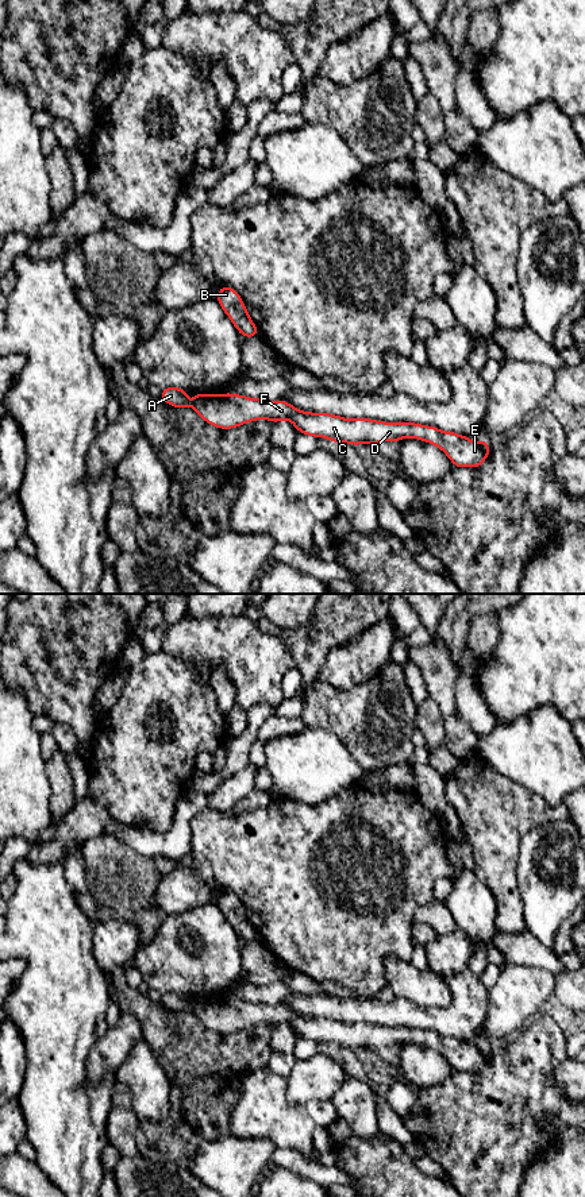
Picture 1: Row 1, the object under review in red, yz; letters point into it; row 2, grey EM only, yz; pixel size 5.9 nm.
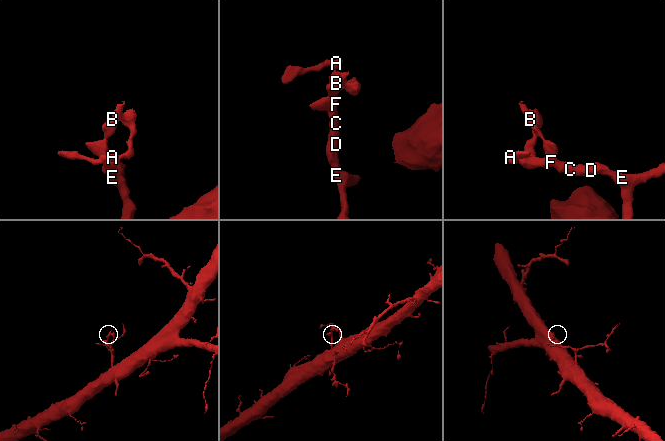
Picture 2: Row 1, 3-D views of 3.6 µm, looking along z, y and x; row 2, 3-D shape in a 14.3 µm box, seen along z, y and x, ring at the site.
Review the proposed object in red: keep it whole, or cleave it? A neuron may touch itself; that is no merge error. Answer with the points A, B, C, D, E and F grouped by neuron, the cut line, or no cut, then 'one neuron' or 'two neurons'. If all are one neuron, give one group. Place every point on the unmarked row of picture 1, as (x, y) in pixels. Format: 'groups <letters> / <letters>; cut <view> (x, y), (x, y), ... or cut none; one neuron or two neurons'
groups A / B C D E F; cut yz (193, 1004), (191, 1010); two neurons

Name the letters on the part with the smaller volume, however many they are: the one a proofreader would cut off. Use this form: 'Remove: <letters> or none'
Remove: A

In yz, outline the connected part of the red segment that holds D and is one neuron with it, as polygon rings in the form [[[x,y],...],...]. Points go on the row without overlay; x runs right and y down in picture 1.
[[[195,999],[192,1012],[208,1028],[230,1034],[255,1024],[278,1027],[289,1024],[297,1035],[335,1047],[377,1049],[415,1042],[440,1053],[455,1071],[480,1071],[489,1061],[488,1046],[472,1046],[467,1040],[443,1036],[413,1027],[382,1027],[369,1023],[347,1024],[328,1018],[297,1015],[285,1005],[254,1004],[238,999]]]

